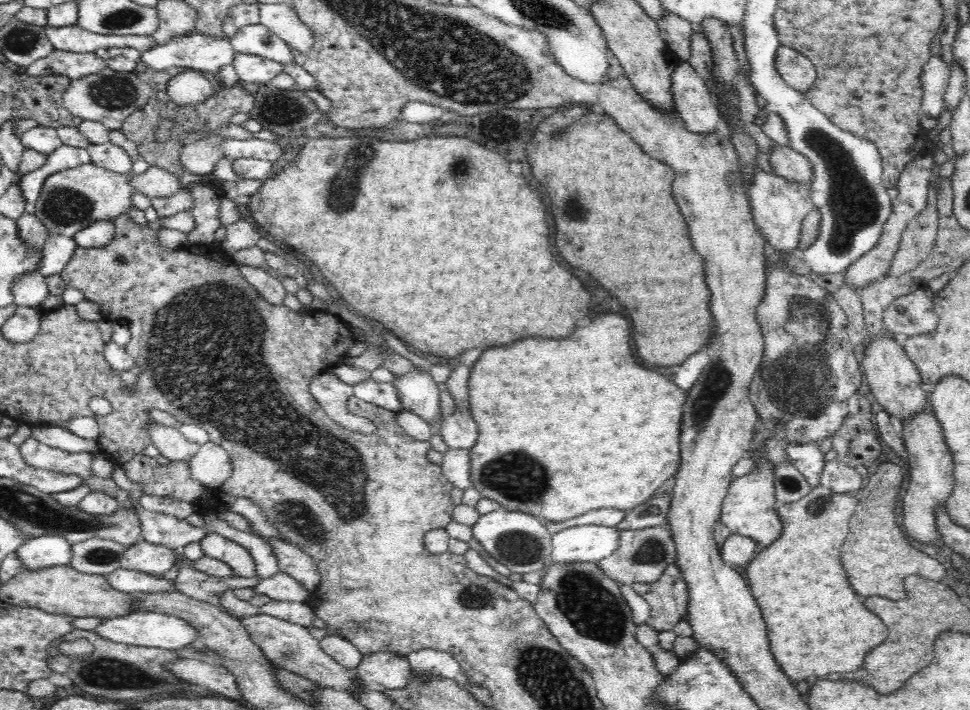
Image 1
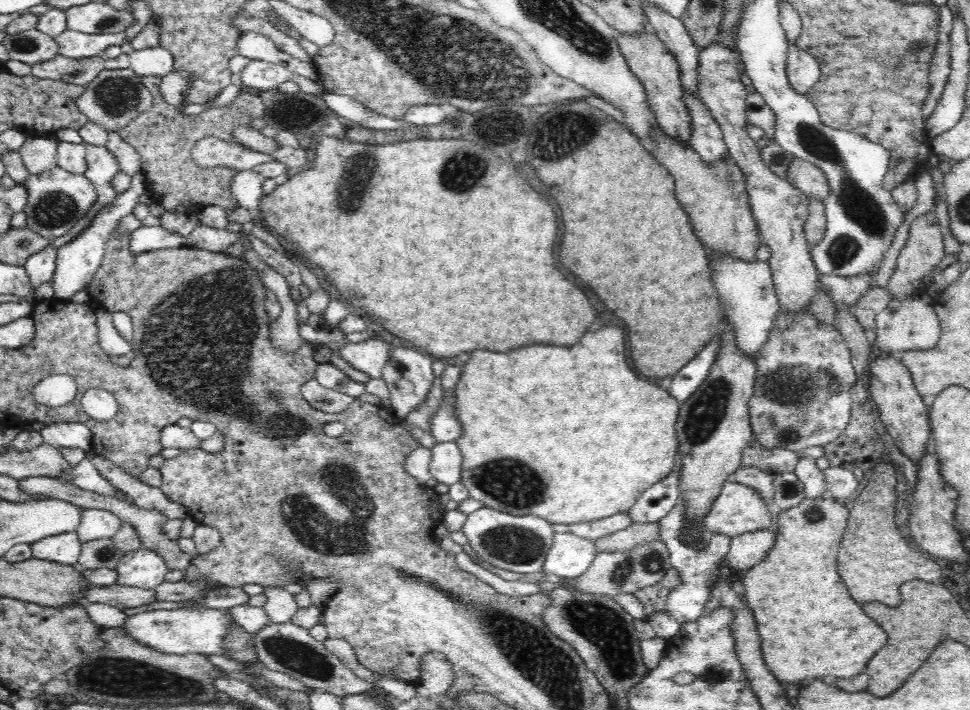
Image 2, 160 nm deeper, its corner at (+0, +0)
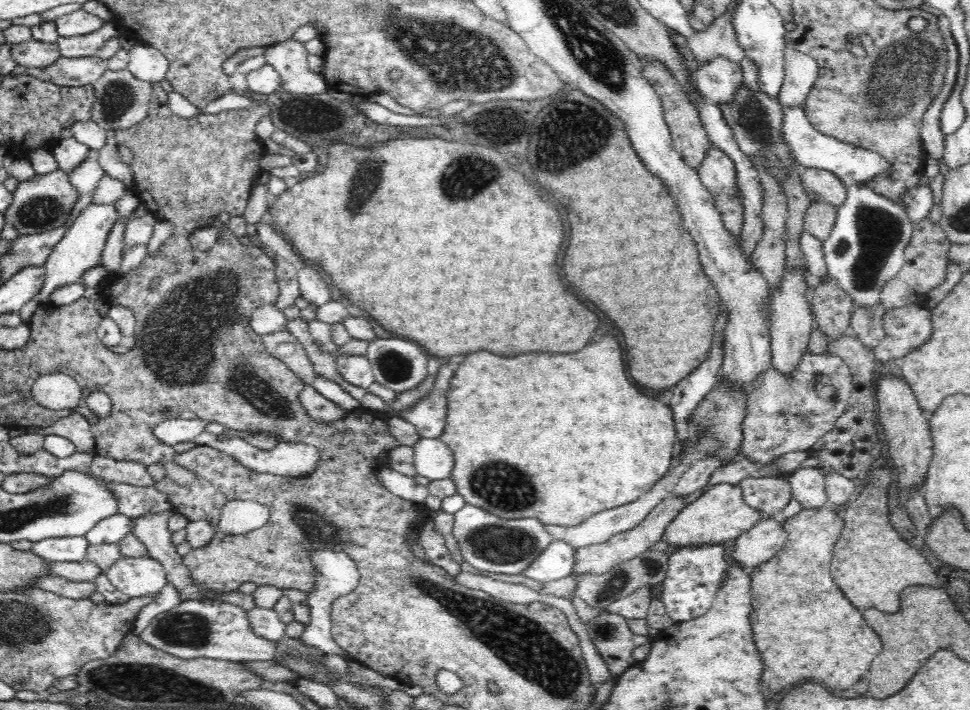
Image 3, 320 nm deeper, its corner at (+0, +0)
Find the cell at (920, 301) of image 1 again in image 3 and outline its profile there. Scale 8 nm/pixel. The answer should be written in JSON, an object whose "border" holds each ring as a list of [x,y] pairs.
{"border":[[[926,305],[892,308],[883,316],[885,336],[873,349],[881,363],[903,359],[932,334],[931,309]]]}

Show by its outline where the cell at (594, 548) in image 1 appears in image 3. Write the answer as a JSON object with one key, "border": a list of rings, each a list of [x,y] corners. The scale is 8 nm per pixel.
{"border":[[[553,540],[521,574],[542,583],[572,576],[575,550],[576,548],[566,544],[563,540]]]}

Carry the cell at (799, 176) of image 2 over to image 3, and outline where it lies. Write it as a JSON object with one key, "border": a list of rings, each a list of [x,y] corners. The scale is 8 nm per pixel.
{"border":[[[819,168],[801,169],[802,186],[812,202],[842,206],[846,200],[846,186],[836,174]]]}

